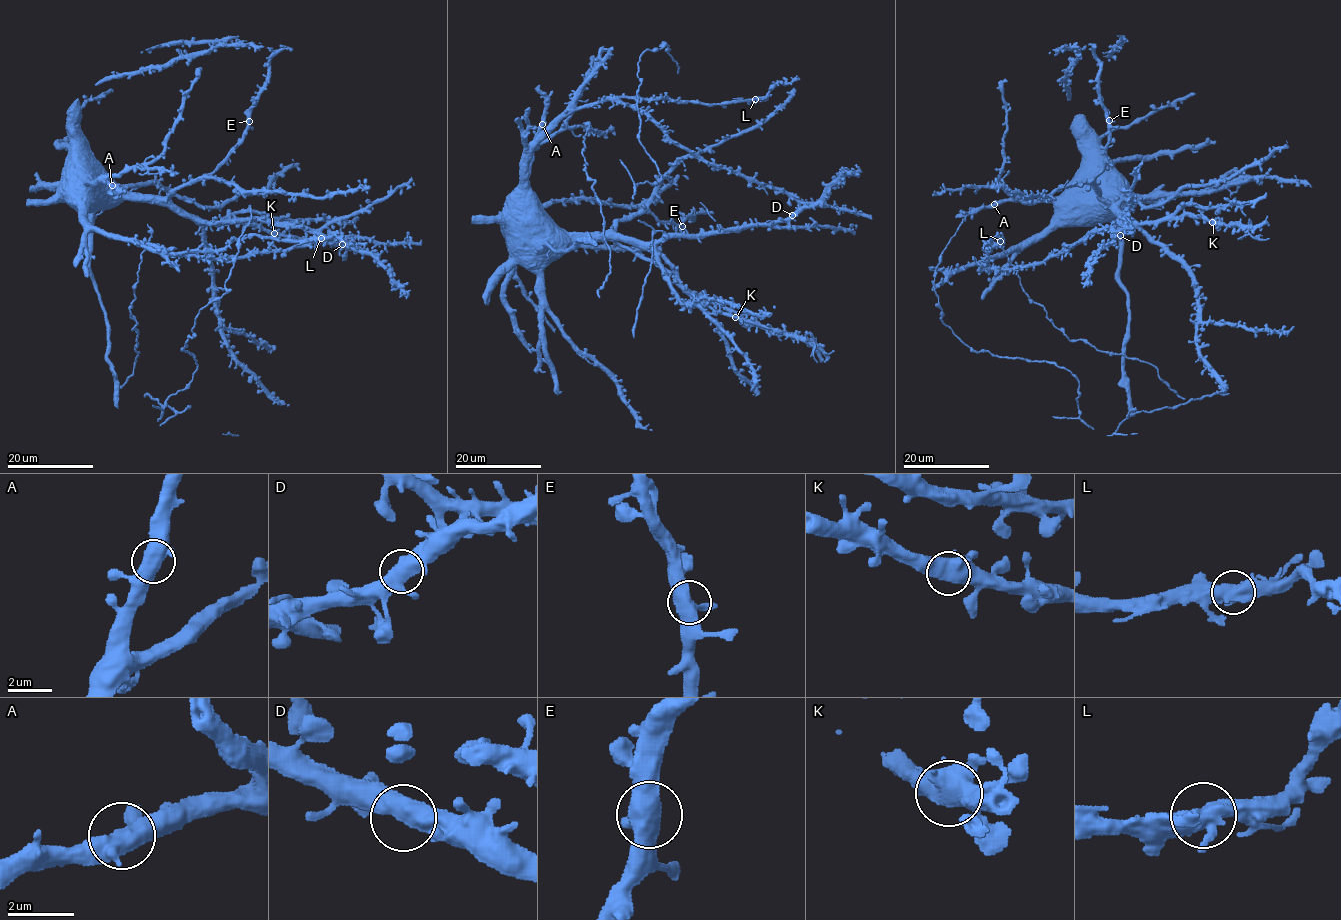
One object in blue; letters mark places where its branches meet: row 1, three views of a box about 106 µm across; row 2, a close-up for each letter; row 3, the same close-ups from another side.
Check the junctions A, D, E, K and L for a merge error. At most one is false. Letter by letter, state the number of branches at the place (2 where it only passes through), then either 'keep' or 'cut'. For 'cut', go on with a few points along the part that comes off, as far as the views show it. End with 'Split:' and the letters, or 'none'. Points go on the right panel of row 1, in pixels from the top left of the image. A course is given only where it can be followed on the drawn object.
A: 3 | keep
D: 3 | keep
E: 3 | keep
K: 3 | keep
L: 3 | keep
Split: none

